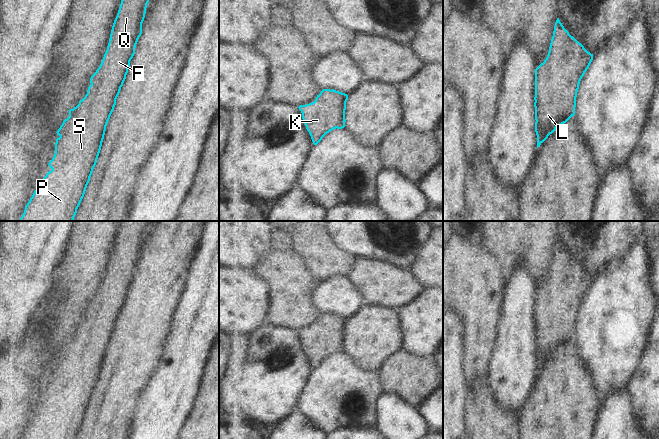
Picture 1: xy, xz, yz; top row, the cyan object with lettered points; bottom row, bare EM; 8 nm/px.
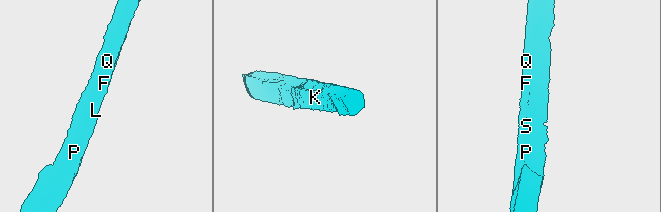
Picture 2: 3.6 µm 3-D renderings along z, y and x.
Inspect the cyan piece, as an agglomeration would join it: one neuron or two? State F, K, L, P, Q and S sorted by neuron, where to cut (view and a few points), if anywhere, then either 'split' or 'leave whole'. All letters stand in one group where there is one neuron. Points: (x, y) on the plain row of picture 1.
F K L P Q S; no cut; leave whole

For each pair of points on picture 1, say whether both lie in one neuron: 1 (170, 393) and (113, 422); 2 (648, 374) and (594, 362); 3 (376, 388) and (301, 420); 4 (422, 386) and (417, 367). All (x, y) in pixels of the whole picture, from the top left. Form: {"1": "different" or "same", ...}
{"1": "different", "2": "different", "3": "different", "4": "same"}

